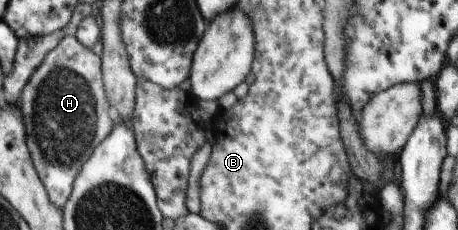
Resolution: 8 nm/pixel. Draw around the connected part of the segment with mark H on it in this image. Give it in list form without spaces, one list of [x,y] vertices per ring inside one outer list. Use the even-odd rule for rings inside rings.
[[[77,36],[64,37],[64,41],[46,55],[22,93],[18,108],[26,125],[26,141],[33,155],[33,166],[37,167],[42,184],[46,187],[50,200],[64,210],[73,196],[73,186],[78,173],[89,161],[94,149],[98,148],[112,132],[112,109],[106,94],[103,62],[92,49],[78,41]]]

